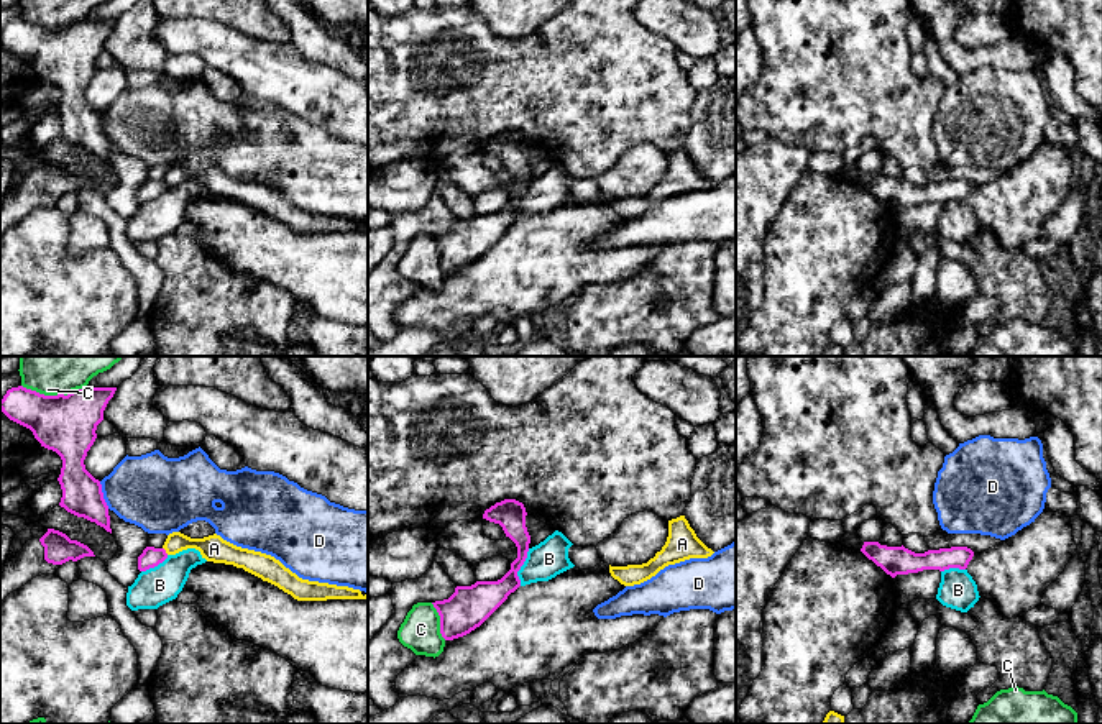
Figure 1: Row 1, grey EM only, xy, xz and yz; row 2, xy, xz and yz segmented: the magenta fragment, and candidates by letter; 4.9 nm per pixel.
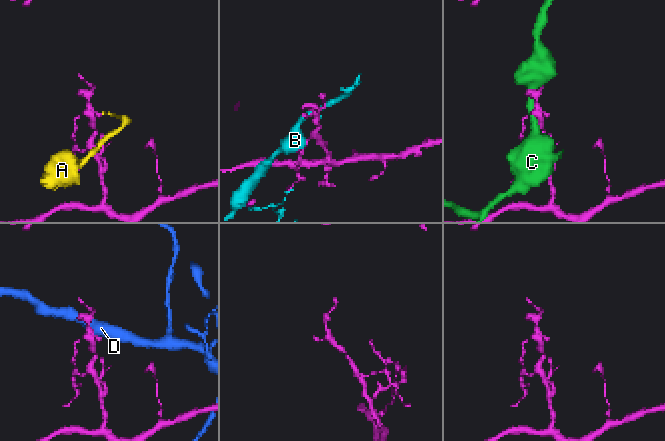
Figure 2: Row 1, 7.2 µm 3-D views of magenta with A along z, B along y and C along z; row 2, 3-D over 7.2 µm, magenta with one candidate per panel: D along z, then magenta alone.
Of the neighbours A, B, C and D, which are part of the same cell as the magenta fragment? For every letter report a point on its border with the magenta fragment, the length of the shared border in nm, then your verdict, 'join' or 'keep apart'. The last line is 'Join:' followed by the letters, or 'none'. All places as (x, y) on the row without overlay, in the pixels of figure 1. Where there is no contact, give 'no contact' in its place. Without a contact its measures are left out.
A: meets magenta in xy at (165, 183); contact 50 nm long; keep apart
B: meets magenta in xz at (521, 197); contact 190 nm long; keep apart
C: meets magenta in xy at (55, 28); contact 320 nm long; keep apart
D: meets magenta in xy at (102, 127); contact 140 nm long; keep apart
Join: none

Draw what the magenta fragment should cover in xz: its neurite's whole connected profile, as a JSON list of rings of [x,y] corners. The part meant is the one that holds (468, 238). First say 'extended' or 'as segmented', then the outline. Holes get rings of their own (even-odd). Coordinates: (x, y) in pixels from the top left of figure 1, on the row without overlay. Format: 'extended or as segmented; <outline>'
as segmented; [[[504,131],[484,143],[483,151],[499,156],[506,169],[516,176],[517,190],[501,212],[457,218],[448,231],[432,235],[440,248],[440,266],[445,273],[463,269],[480,259],[521,218],[517,204],[530,176],[526,148],[524,136],[516,131]]]

